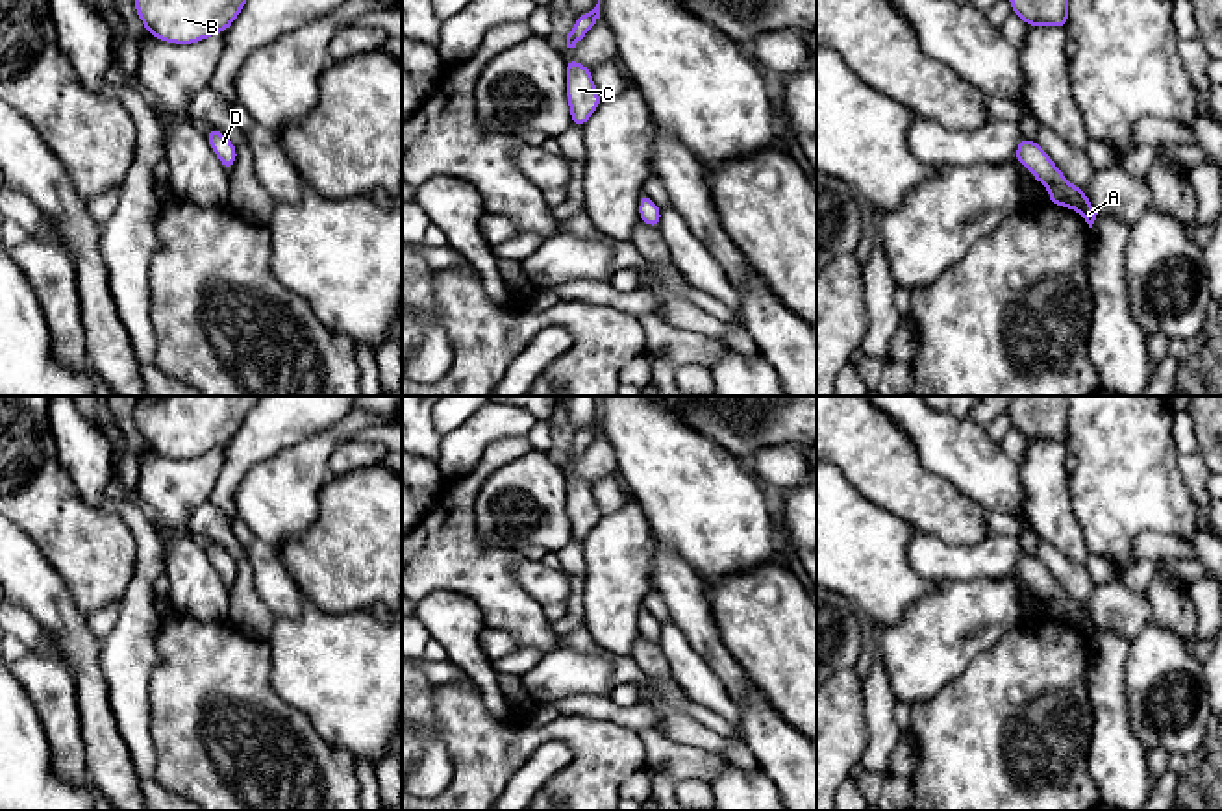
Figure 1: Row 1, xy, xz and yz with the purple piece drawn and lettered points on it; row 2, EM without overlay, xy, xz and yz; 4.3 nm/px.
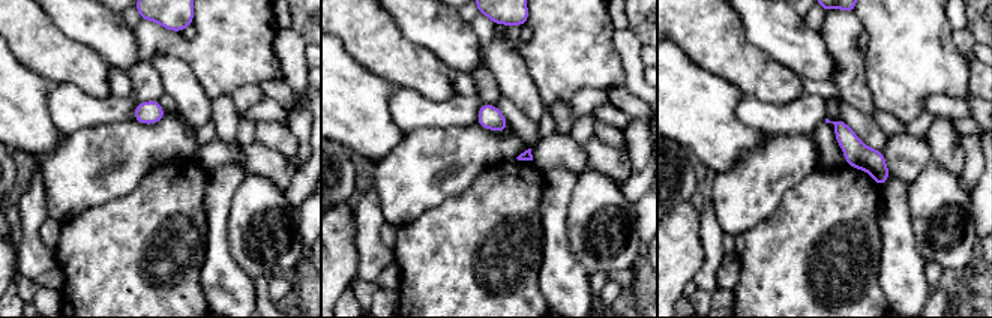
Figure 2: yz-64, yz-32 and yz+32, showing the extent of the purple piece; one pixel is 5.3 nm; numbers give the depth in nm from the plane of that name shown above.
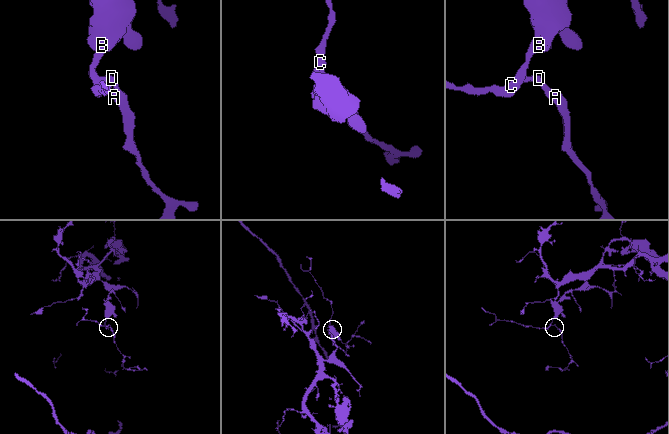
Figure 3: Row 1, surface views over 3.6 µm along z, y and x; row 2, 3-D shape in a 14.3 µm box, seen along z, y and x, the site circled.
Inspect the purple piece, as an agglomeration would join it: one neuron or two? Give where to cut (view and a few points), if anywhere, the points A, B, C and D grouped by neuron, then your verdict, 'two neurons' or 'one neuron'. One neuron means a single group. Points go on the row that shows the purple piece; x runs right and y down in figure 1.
no cut | A B C D | one neuron

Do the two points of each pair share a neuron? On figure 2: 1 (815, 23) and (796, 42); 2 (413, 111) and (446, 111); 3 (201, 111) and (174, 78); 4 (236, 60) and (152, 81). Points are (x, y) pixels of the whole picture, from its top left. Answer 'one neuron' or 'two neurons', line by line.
1: two neurons
2: one neuron
3: one neuron
4: two neurons

